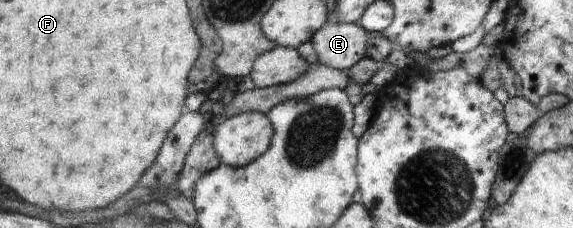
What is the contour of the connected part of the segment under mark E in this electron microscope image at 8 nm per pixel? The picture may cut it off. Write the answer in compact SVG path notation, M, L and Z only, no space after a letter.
M326 23L312 36L318 63L337 70L348 70L367 56L370 34L359 23Z

